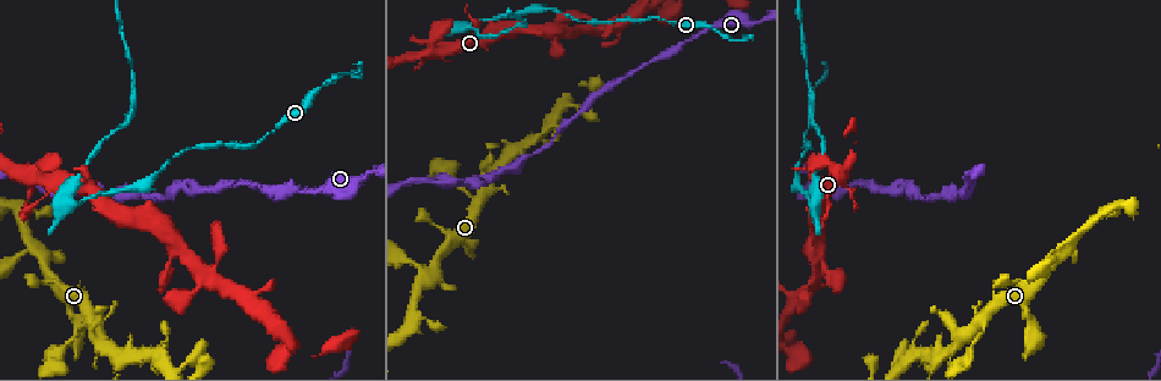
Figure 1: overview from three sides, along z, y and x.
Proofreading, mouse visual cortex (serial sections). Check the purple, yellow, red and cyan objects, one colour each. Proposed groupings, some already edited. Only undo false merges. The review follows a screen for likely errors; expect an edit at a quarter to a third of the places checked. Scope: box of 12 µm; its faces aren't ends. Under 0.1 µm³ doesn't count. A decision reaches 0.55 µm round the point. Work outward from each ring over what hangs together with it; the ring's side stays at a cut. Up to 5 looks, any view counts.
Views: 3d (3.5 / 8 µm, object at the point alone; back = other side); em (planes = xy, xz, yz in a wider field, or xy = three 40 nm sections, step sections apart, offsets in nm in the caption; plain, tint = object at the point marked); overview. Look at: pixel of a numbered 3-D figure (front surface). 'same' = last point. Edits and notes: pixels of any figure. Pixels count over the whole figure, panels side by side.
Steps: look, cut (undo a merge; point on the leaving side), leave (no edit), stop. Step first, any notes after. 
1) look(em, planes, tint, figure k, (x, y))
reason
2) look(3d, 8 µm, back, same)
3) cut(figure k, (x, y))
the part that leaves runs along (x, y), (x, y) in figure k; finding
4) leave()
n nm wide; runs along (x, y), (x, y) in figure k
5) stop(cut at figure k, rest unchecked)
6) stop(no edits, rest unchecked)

look(3d, 3.5 µm, figure 1, (38, 255))
three arms meet

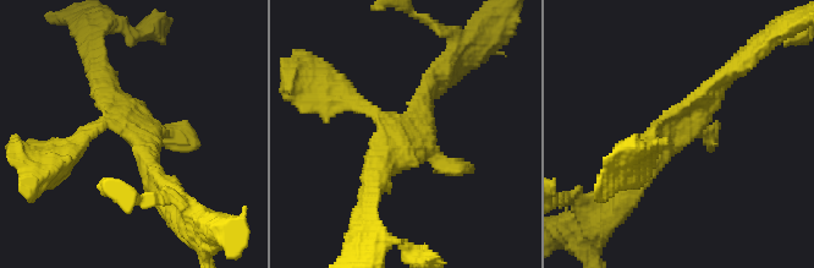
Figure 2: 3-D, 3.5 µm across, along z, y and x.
look(em, planes, tint, figure 2, (412, 143))

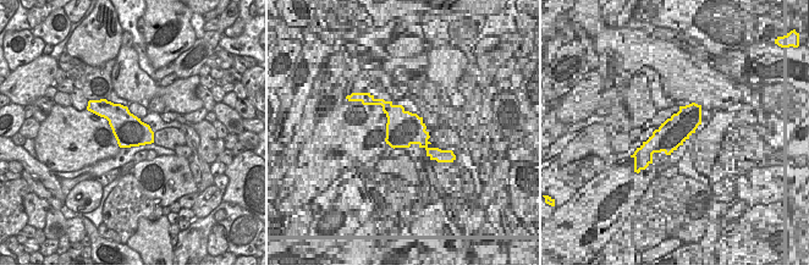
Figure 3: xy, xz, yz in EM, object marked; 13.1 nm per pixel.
look(em, xy, step 2, tint, same)
cut it another way

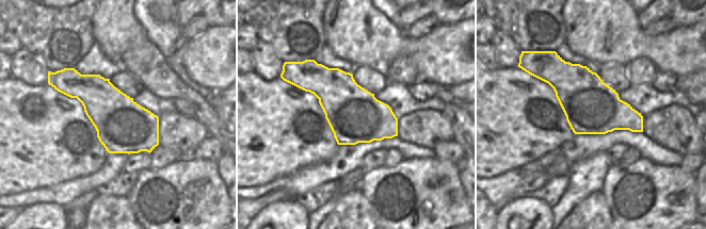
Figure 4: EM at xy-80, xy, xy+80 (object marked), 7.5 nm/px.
leave()
runs along (630, 189), (730, 72) in figure 2; continuous, no second cell

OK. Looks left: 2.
look(em, xy, step 3, tint, figure 1, (970, 194))
a narrow waist

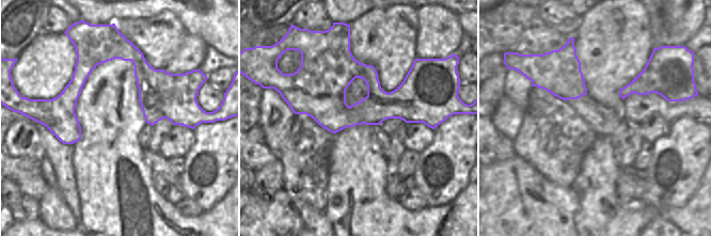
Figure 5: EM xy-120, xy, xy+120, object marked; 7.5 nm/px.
look(3d, 3.5 µm, same)

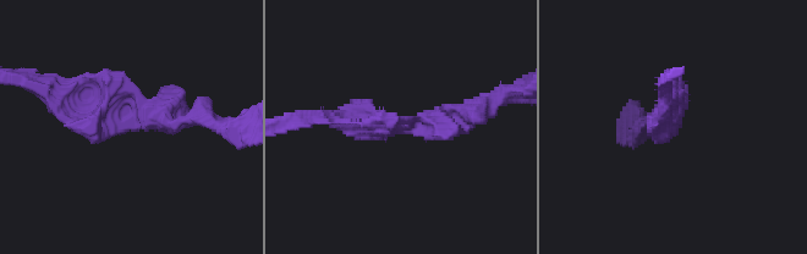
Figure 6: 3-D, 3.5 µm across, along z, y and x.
leave()
runs along (196, 117), (117, 121), (49, 95) in figure 6; continuous, no second cell

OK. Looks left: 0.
stop(no edits, rest unchecked)

